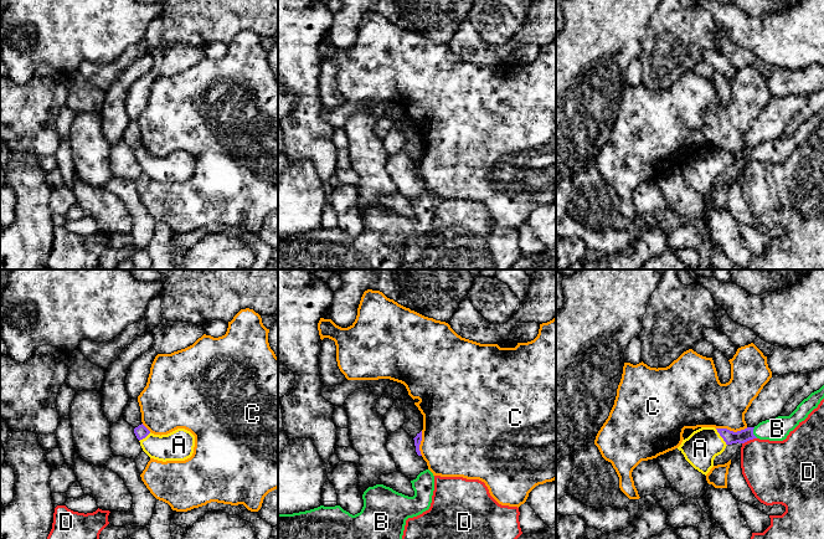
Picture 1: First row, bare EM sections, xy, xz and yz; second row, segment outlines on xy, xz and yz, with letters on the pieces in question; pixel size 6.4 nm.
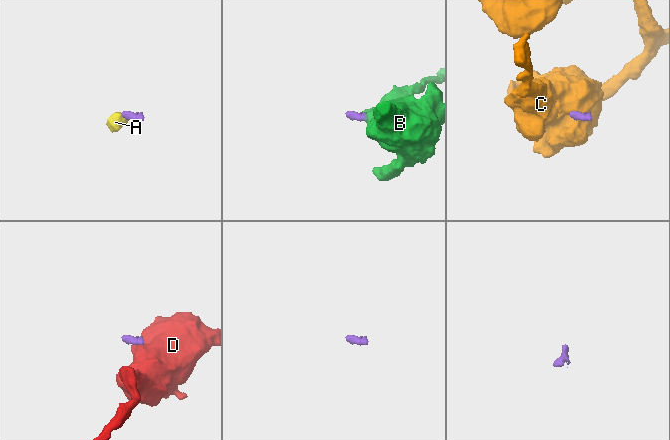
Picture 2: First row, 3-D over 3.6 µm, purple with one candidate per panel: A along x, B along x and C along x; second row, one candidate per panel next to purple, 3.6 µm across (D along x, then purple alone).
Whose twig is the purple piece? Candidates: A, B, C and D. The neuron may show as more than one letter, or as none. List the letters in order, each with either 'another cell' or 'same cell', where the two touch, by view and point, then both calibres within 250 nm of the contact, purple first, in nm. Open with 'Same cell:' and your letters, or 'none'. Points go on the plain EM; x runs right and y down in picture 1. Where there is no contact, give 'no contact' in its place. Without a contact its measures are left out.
Same cell: A, B
A: same cell | yz (721, 158) | 90/220 nm
B: same cell | yz (752, 154) | 90/150 nm
C: another cell | yz (731, 153) | 90/320 nm
D: another cell | yz (748, 162) | 90/380 nm

